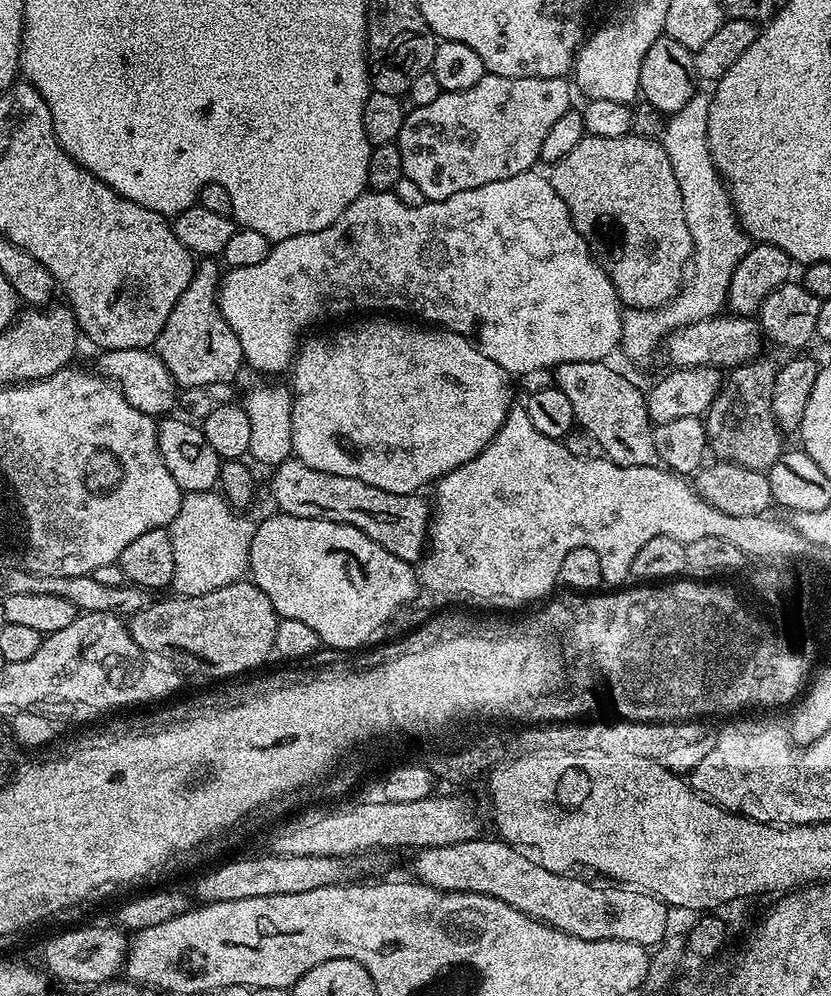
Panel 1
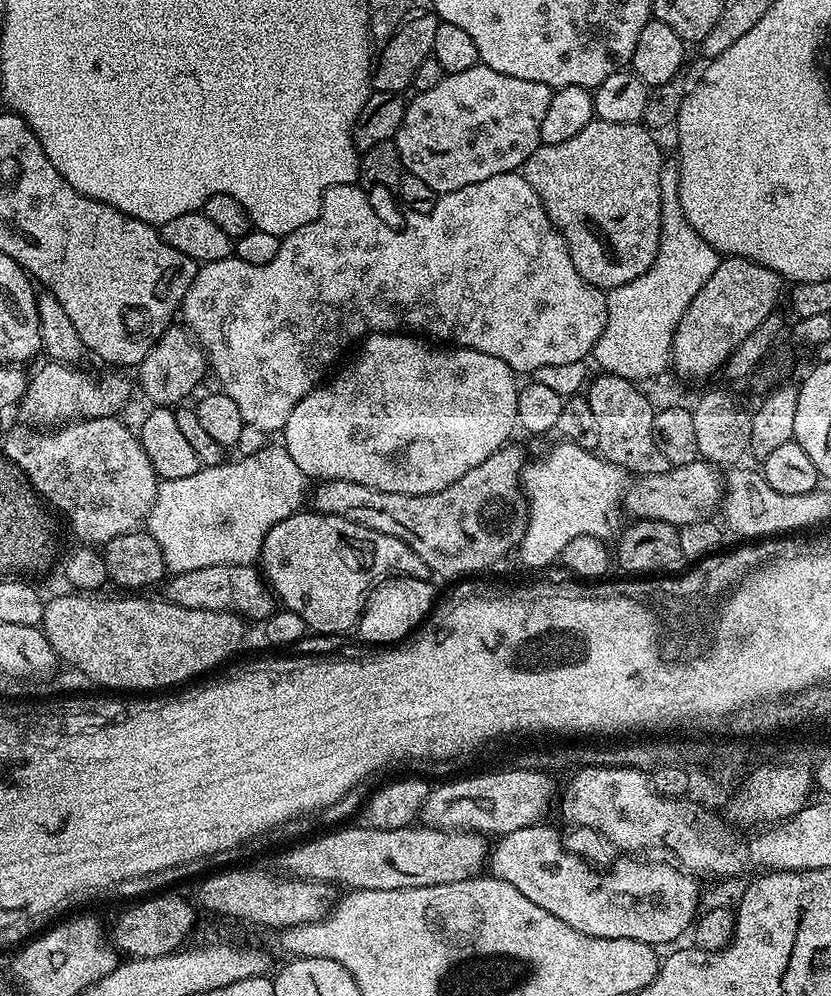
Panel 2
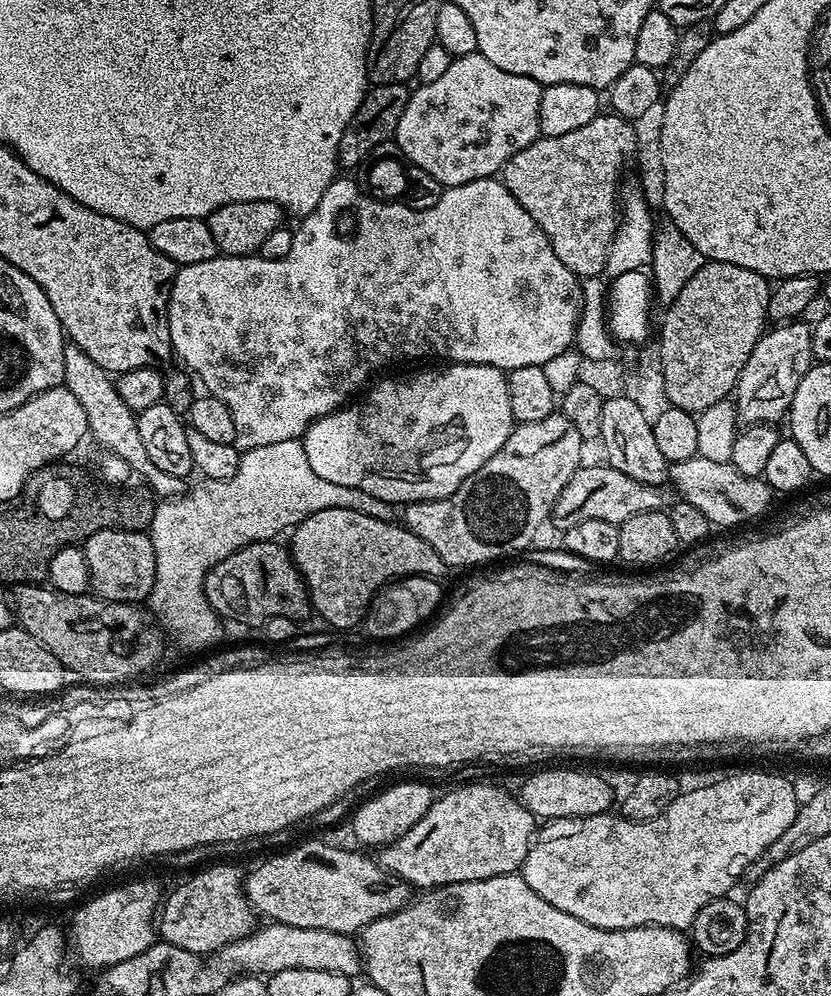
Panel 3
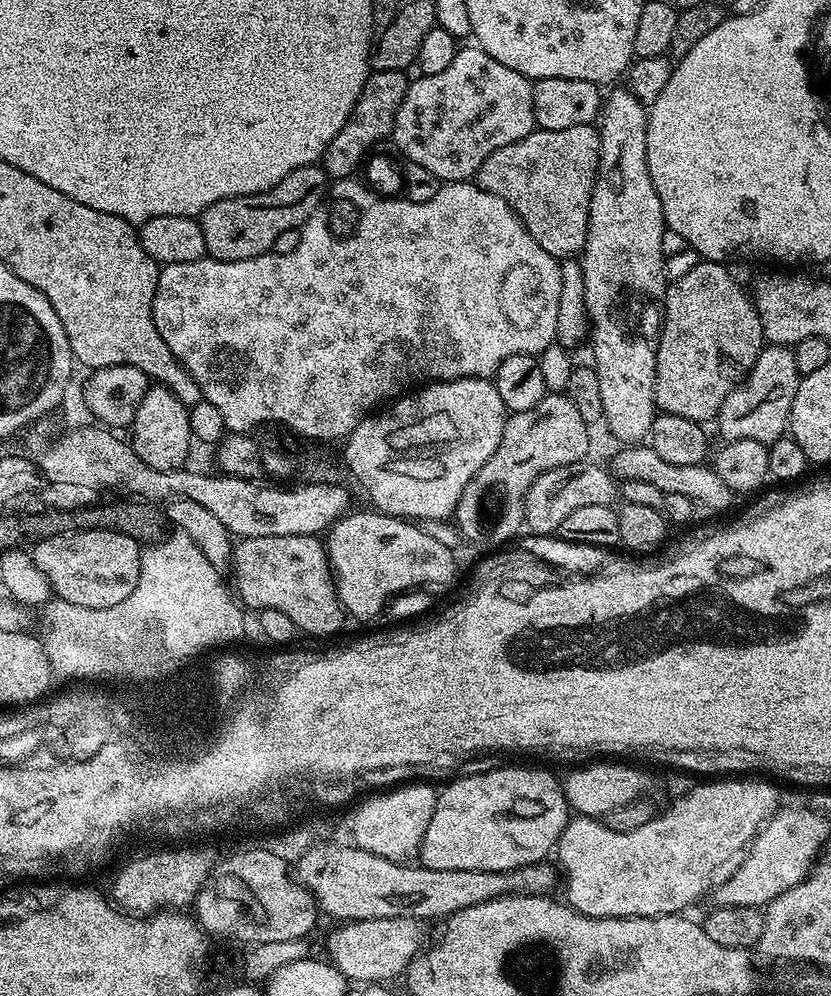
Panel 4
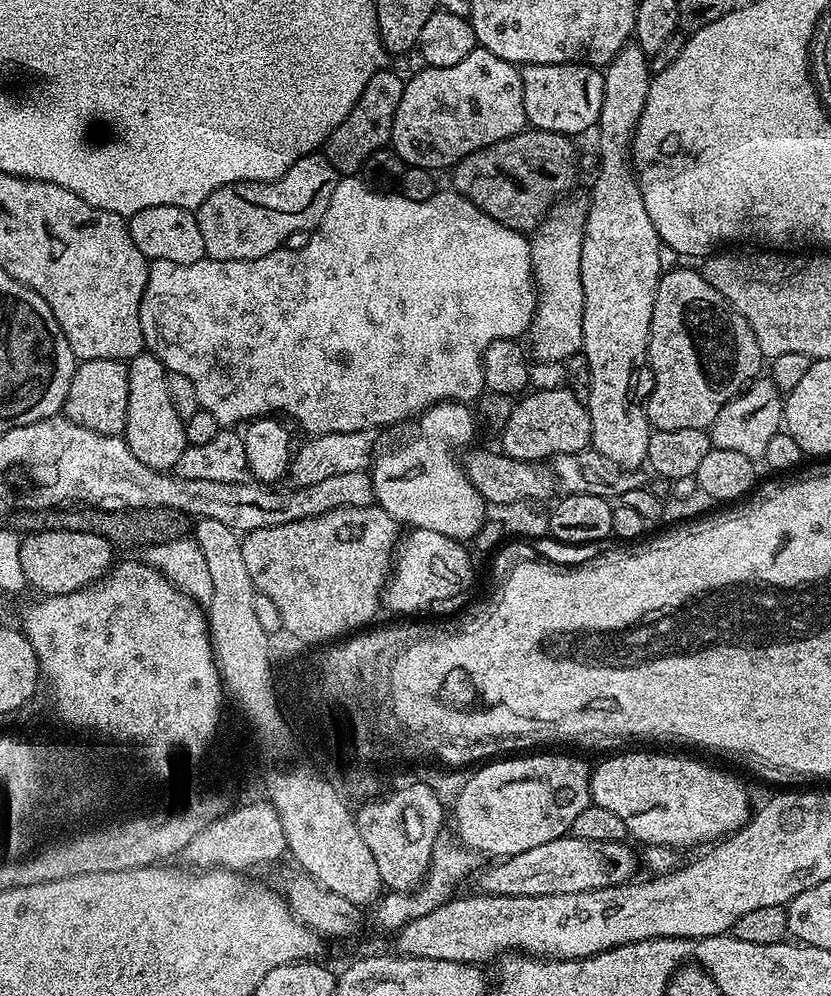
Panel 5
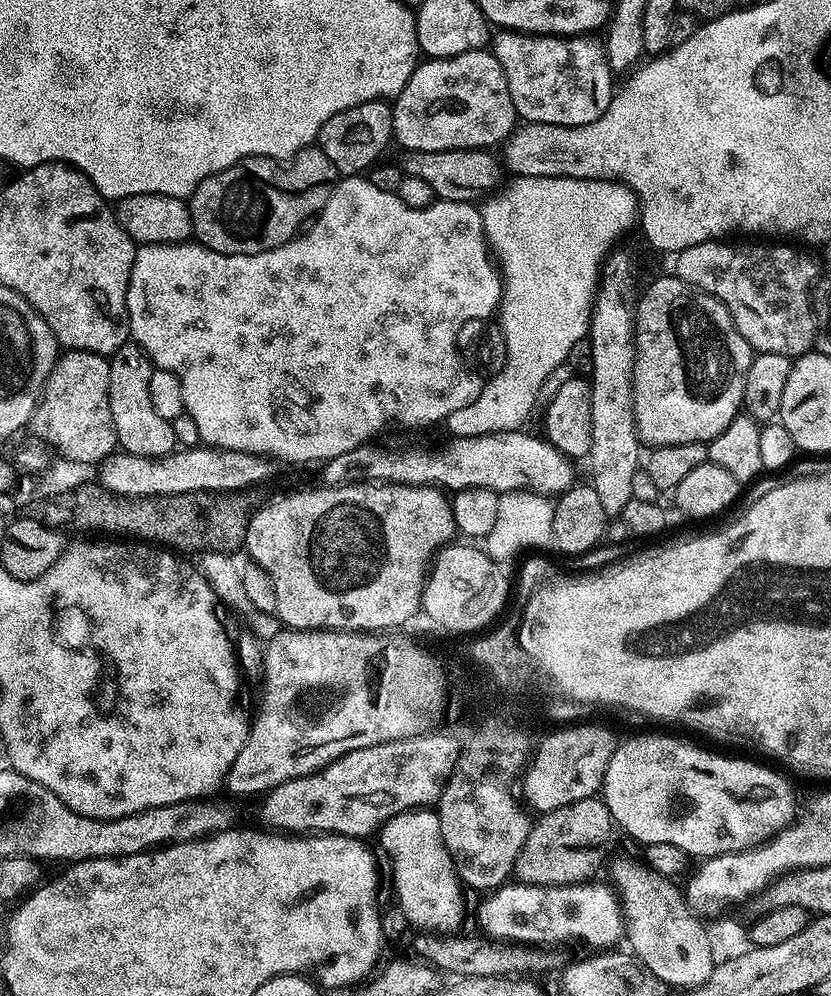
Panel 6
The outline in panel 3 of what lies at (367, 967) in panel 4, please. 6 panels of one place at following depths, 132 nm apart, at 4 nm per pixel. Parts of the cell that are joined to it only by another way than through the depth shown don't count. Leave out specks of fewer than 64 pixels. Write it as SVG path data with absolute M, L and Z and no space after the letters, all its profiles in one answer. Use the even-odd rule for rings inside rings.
M275 922L258 932L245 934L224 945L219 963L229 969L241 968L244 974L271 974L282 970L326 970L339 976L355 978L362 972L362 952L351 935L330 930L310 930L302 926L286 926ZM232 967L232 968L231 968ZM264 972L264 973L260 973Z

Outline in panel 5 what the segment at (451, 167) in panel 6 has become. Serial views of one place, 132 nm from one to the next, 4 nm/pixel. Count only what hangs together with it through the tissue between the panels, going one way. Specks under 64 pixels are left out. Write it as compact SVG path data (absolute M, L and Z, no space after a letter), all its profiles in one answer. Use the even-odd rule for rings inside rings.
M535 130L519 132L510 138L506 138L502 142L494 142L490 146L486 146L482 150L478 150L474 154L470 154L466 158L462 158L458 161L450 172L450 175L452 175L451 187L459 192L460 195L465 196L470 202L474 202L474 206L478 206L483 212L490 214L490 218L494 218L498 222L510 226L516 232L531 234L536 231L536 227L538 227L540 221L547 216L548 211L551 210L553 204L555 204L557 200L567 197L569 193L571 193L568 191L576 184L576 148L572 144L575 144L573 137L563 136L557 132L537 132Z

